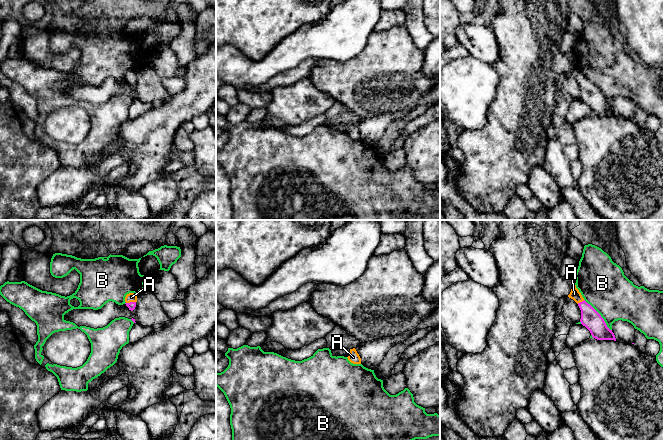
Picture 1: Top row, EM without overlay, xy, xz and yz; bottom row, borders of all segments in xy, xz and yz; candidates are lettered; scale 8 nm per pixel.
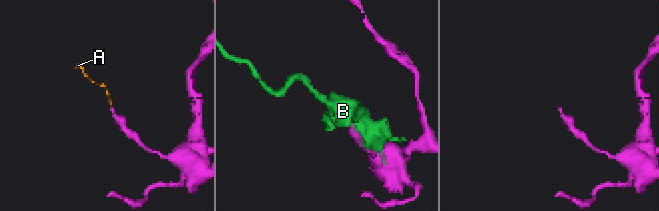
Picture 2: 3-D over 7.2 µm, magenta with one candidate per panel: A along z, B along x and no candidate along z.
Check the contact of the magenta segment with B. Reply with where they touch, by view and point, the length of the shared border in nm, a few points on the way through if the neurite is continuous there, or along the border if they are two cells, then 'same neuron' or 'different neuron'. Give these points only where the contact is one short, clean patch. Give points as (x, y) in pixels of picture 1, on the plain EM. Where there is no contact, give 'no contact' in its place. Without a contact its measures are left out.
meets magenta in yz at (600, 91); contact 340 nm long; different neuron

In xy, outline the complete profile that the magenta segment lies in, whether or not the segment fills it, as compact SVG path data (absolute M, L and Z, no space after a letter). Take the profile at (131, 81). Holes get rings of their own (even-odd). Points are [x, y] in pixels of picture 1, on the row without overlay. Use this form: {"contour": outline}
{"contour": "M129 69L125 73L125 80L129 84L129 86L133 87L136 83L137 71L134 69Z"}

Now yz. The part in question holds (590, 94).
{"contour": "M573 60L569 74L573 75L581 86L580 98L591 109L592 113L597 116L614 116L615 111L610 106L601 91L582 73L576 61Z"}

